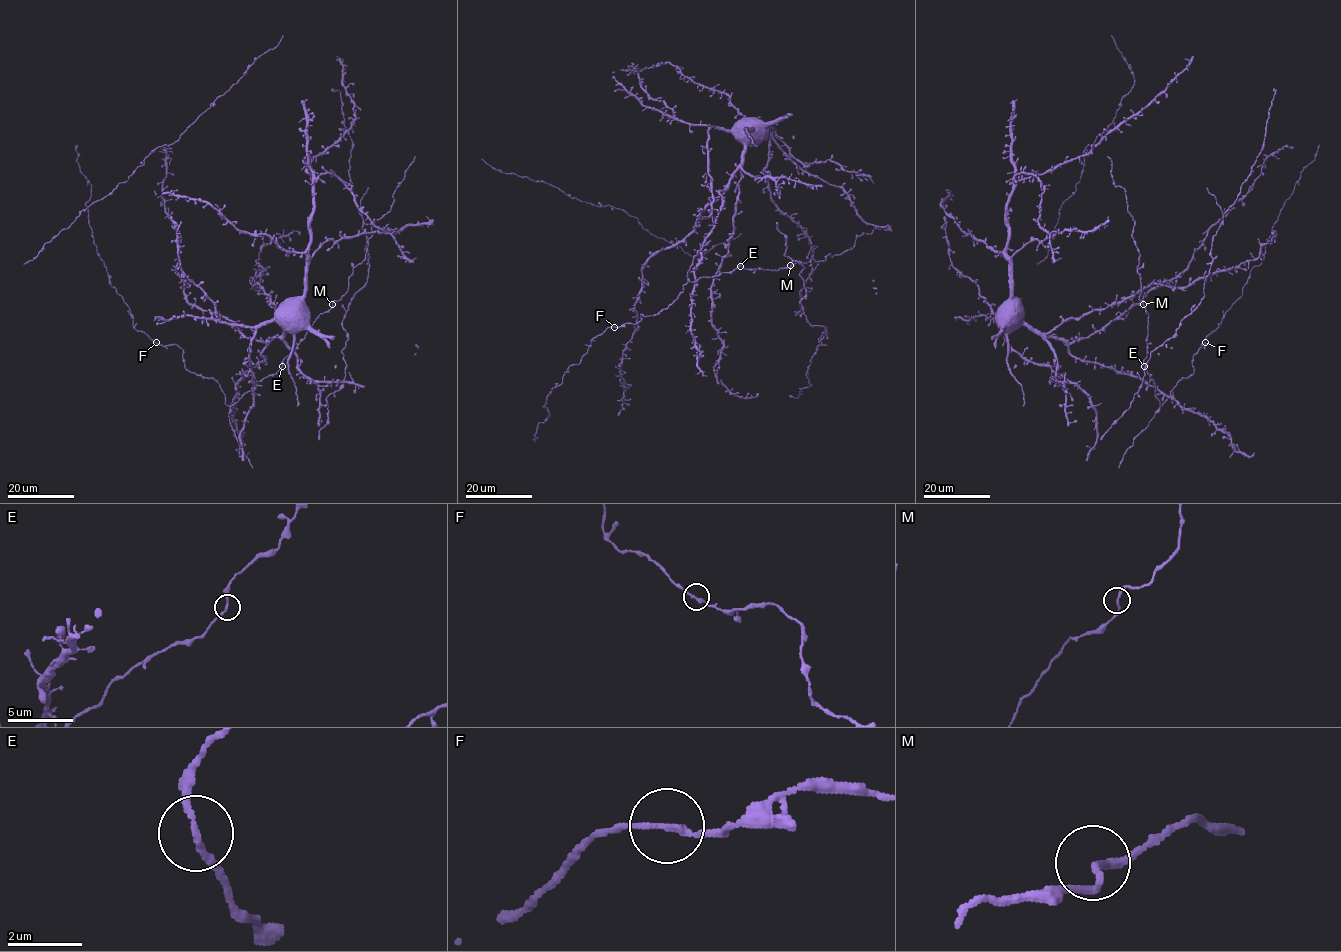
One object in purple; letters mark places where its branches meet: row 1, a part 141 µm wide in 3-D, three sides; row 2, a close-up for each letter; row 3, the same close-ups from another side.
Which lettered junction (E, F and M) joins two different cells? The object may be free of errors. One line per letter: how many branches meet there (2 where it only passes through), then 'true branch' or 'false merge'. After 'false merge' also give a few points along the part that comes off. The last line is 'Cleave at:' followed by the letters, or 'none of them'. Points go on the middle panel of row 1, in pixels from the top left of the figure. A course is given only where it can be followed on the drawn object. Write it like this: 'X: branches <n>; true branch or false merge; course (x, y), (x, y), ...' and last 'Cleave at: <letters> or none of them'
E: branches 2; true branch
F: branches 2; true branch
M: branches 2; true branch
Cleave at: none of them

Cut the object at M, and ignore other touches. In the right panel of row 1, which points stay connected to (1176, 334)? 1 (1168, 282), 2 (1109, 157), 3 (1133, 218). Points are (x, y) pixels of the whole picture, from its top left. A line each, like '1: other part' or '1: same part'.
1: same part
2: other part
3: other part

